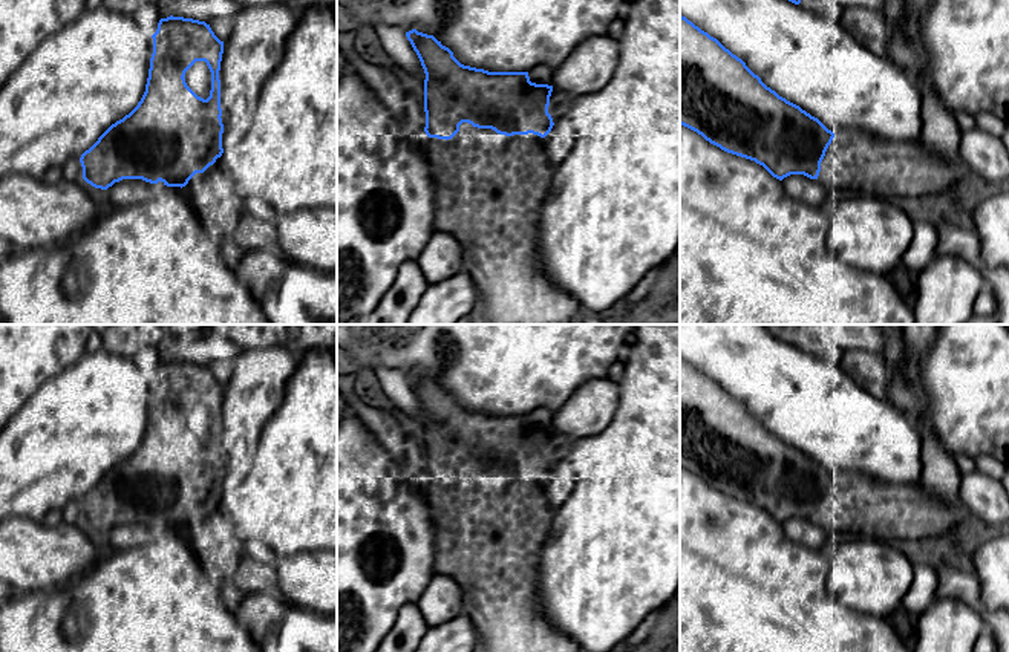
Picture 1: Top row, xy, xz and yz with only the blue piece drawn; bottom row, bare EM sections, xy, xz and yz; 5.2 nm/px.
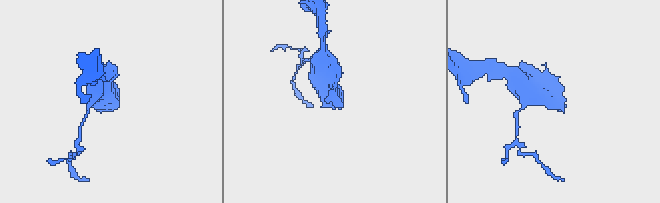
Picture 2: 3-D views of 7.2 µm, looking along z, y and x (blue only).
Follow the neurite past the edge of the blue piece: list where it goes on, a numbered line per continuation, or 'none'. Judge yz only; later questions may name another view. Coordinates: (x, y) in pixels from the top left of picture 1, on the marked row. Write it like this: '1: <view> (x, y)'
1: yz (856, 164)

